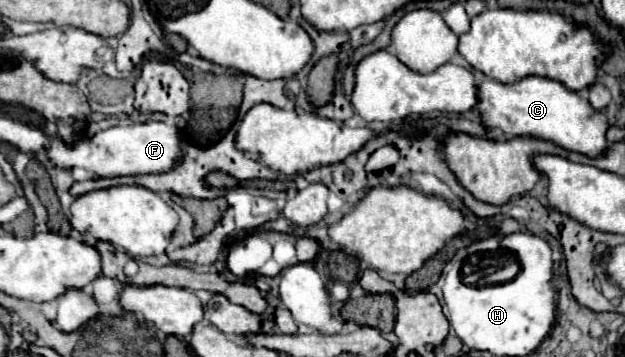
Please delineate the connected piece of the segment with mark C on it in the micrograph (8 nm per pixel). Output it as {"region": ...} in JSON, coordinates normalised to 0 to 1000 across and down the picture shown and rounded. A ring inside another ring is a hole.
{"region":[[[846,213],[824,235],[805,235],[795,224],[773,224],[763,235],[763,291],[770,347],[779,364],[798,364],[808,381],[853,381],[882,392],[885,403],[930,426],[939,437],[955,437],[974,415],[968,370],[974,359],[971,331],[946,303],[942,280],[907,252],[898,230]]]}

